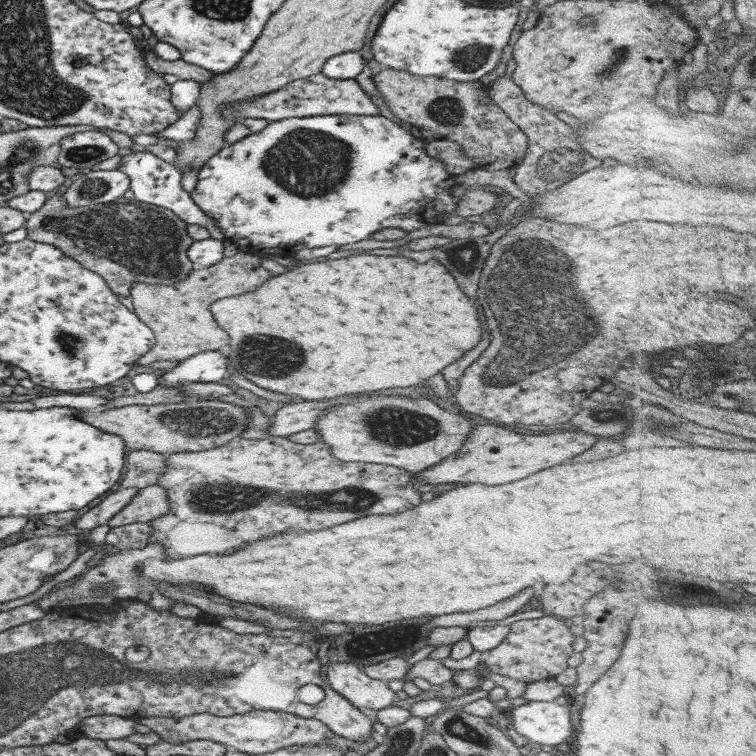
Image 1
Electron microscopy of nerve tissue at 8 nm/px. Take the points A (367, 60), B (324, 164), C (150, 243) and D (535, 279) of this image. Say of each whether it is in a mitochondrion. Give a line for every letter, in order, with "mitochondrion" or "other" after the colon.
A: other
B: mitochondrion
C: mitochondrion
D: mitochondrion

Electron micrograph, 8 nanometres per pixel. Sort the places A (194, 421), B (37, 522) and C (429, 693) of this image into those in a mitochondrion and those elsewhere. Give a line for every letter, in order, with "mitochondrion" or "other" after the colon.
A: mitochondrion
B: other
C: other

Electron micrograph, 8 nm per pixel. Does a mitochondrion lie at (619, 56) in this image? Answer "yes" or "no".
yes

